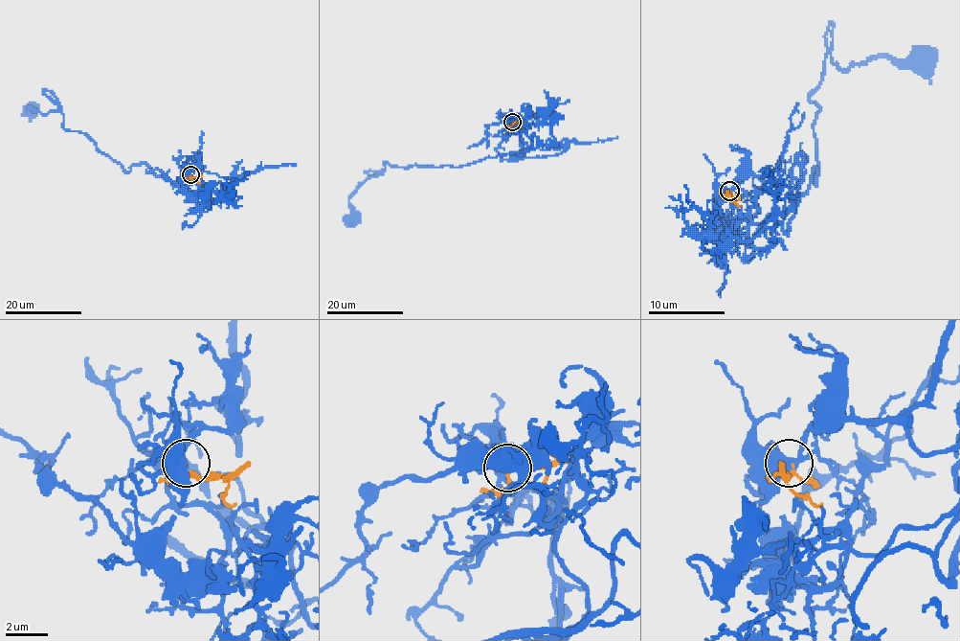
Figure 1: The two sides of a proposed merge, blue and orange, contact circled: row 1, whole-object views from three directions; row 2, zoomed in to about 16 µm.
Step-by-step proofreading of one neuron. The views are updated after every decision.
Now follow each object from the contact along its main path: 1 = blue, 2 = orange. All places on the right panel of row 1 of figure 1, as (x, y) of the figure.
1: (730, 191), (730, 230), (773, 214), (787, 232), (817, 181), (825, 56), (922, 59)
2: (730, 191), (728, 198), (741, 206)

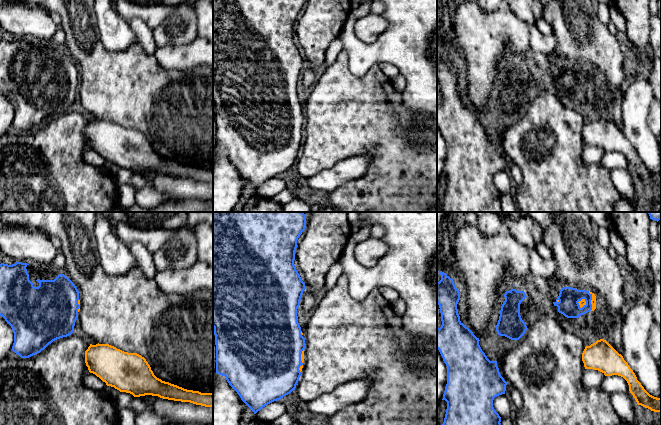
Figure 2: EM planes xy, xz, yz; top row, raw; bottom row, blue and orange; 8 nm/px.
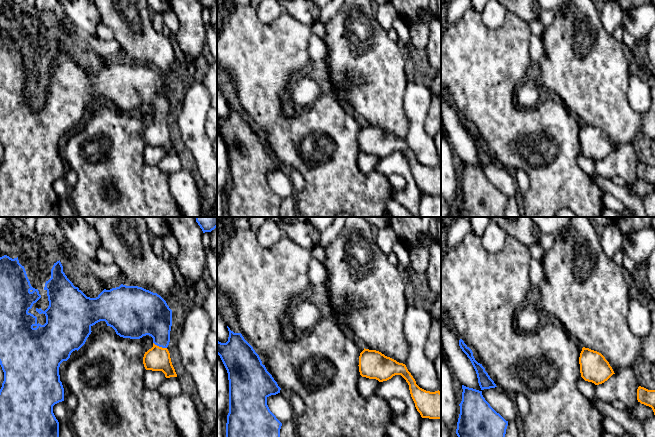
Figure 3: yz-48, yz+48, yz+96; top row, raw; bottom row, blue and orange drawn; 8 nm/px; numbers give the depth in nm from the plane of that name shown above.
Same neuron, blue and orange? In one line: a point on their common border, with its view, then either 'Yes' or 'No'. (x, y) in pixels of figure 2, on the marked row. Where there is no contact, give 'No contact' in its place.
Touches blue at yz (590, 301). Yes

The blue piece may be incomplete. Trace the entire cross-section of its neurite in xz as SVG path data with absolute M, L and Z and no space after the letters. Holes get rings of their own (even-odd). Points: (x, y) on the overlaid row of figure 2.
M213 212L213 328L216 345L216 373L226 377L241 400L256 414L266 405L295 390L304 362L305 338L298 323L297 309L306 289L294 265L297 240L306 228L303 212Z

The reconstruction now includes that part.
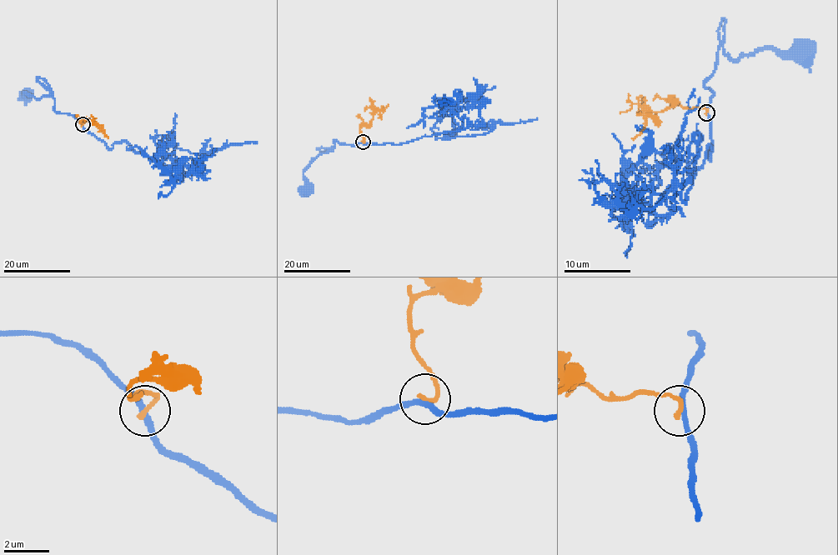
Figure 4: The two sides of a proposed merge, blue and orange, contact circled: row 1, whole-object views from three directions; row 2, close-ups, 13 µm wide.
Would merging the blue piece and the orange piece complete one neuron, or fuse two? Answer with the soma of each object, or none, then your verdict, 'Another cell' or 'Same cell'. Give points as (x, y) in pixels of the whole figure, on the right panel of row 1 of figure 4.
Soma of blue: (801, 51). Soma of orange: none. Another cell

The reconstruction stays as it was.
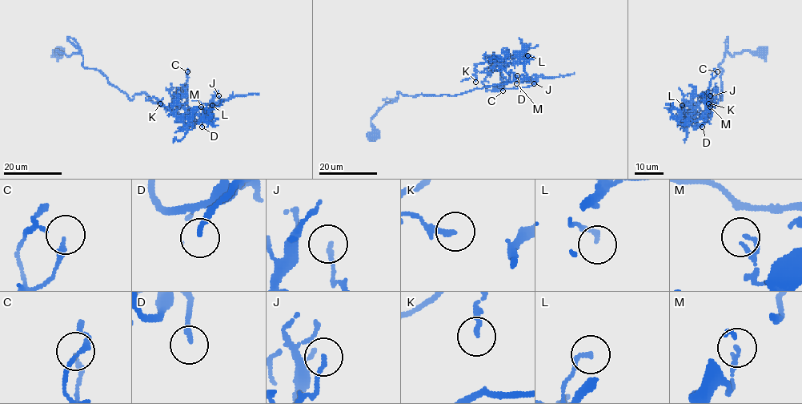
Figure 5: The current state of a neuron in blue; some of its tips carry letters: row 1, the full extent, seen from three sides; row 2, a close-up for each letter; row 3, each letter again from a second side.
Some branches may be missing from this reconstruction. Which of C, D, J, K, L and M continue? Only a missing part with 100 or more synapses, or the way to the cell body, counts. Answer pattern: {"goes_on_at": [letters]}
{"goes_on_at": ["D"]}

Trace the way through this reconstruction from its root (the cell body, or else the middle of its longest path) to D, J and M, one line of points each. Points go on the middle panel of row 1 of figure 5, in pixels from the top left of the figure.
D: (374, 135), (371, 118), (394, 102), (398, 92), (451, 96), (505, 83), (511, 70), (515, 80), (517, 75)
J: (374, 135), (371, 118), (398, 92), (456, 95), (505, 83), (511, 70), (534, 83)
M: (374, 135), (371, 118), (394, 102), (398, 92), (456, 95), (505, 83), (511, 70), (521, 81), (516, 83)

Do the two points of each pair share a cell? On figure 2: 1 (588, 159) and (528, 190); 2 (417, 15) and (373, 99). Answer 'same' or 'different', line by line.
1: different
2: different

